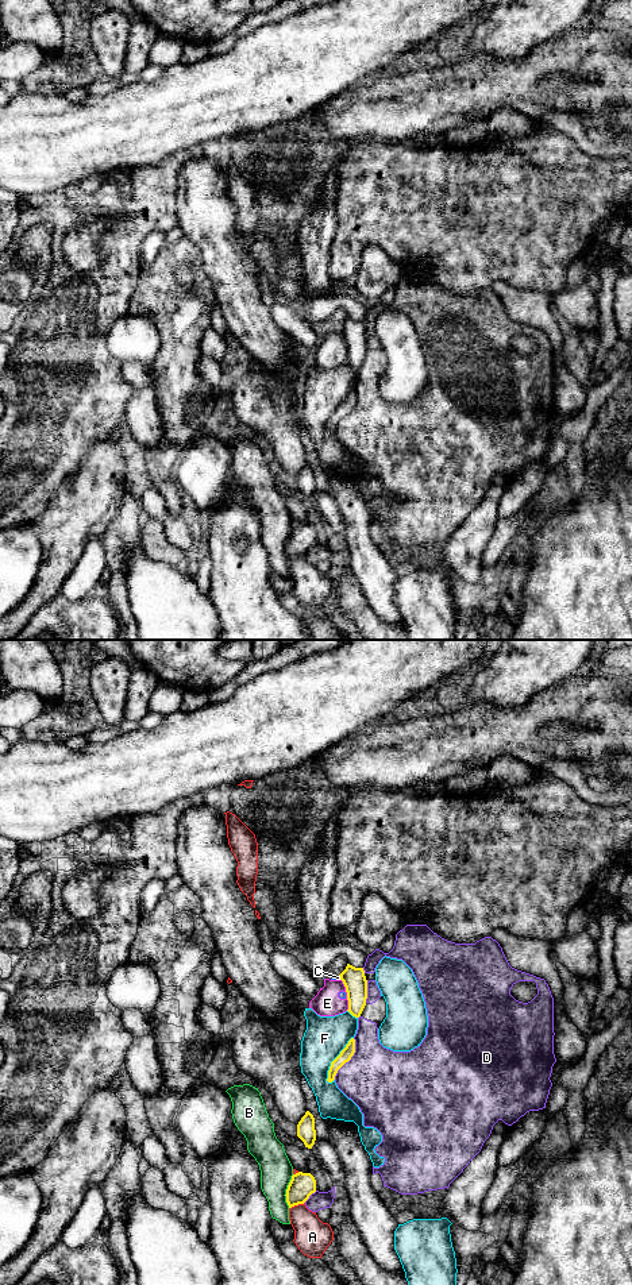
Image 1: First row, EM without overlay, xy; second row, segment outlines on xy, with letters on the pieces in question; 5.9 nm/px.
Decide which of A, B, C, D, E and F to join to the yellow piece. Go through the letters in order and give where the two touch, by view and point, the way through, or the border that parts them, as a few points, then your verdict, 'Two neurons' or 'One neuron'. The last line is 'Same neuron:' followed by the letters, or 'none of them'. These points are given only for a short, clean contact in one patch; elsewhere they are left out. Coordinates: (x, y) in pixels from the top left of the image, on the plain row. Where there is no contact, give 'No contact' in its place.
A: Touches yellow at xy (296, 556). Two neurons
B: Touches yellow at xy (286, 543). Two neurons
C: Touches yellow at xy (339, 328). Two neurons
D: Touches yellow at xy (350, 411). Two neurons
E: Touches yellow at xy (347, 347). Boundary: xy (340, 331), (346, 344), (347, 362). Two neurons
F: Touches yellow at xy (334, 412). Two neurons
Same neuron: none of them

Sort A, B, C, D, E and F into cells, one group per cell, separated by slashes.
A / B / C E / D / F

